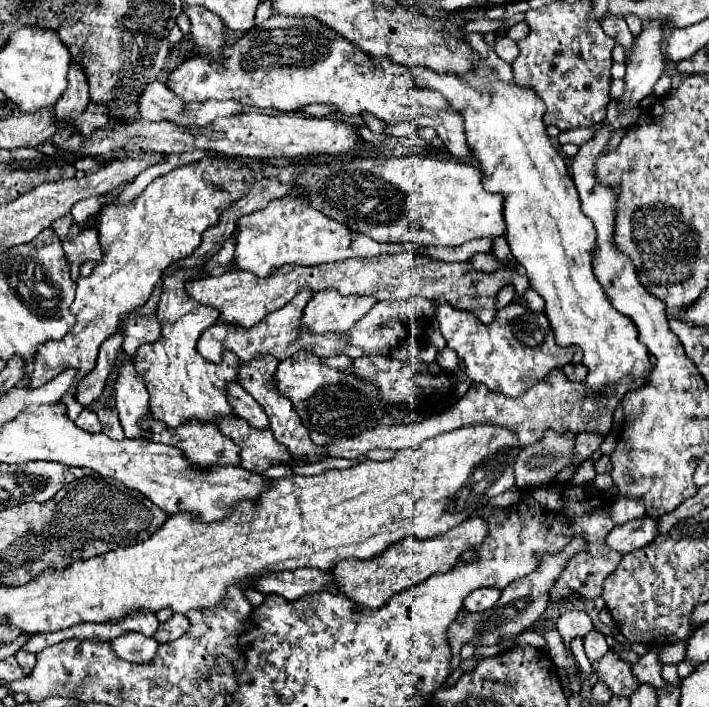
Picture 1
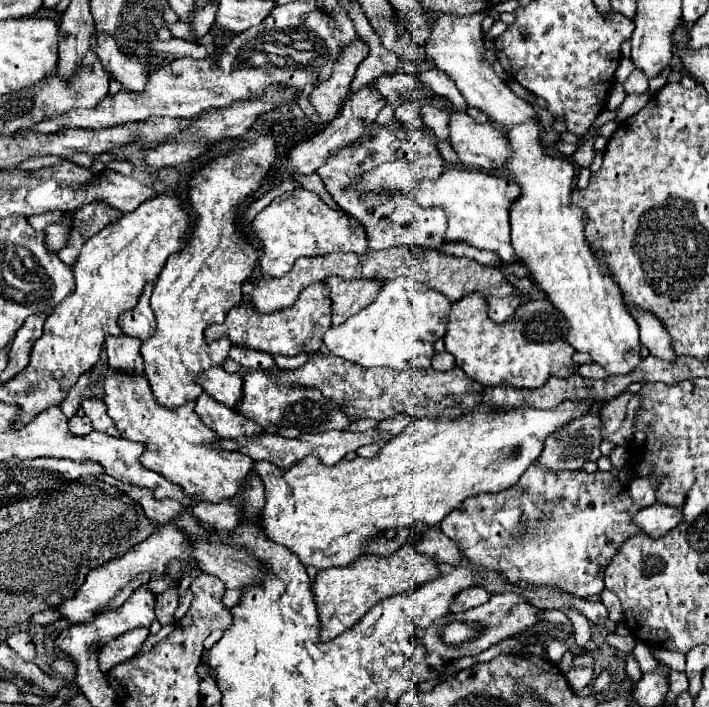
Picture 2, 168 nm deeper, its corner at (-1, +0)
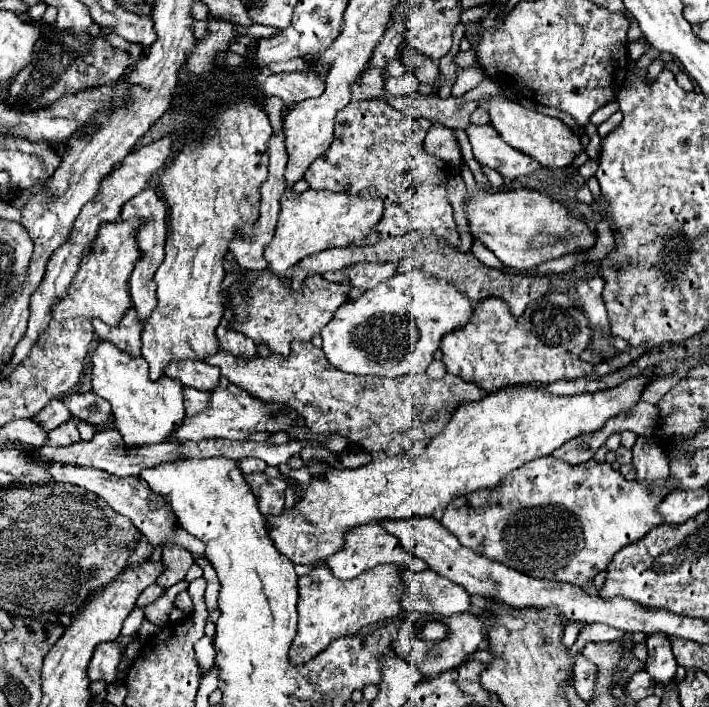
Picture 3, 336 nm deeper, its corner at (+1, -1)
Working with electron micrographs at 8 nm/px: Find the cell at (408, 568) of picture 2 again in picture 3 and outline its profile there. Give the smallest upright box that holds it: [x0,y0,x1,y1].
[289,564,405,666]

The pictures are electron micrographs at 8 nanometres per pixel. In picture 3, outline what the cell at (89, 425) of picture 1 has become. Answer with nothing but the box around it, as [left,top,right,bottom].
[47,420,79,446]

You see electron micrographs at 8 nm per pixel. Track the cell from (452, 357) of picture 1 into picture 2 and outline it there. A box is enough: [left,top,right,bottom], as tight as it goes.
[431,351,455,371]

